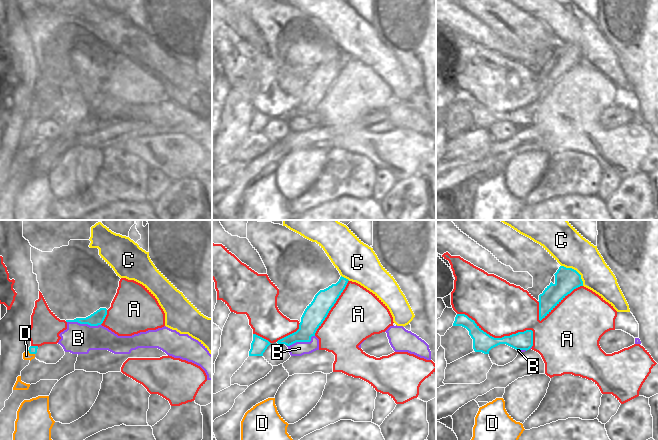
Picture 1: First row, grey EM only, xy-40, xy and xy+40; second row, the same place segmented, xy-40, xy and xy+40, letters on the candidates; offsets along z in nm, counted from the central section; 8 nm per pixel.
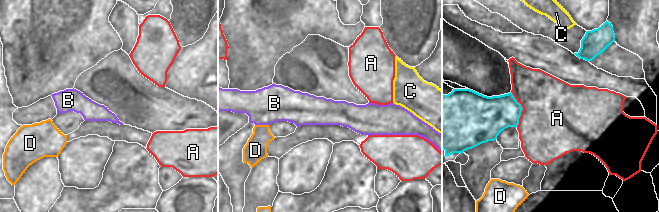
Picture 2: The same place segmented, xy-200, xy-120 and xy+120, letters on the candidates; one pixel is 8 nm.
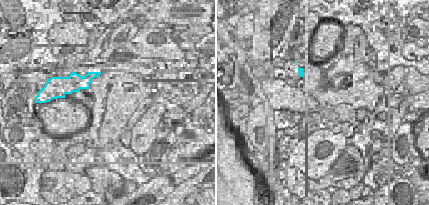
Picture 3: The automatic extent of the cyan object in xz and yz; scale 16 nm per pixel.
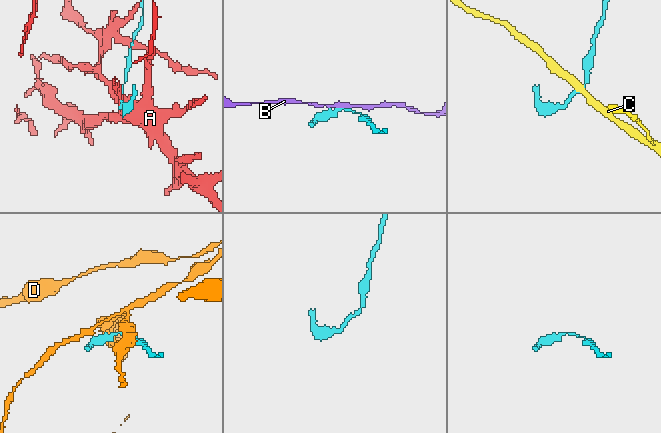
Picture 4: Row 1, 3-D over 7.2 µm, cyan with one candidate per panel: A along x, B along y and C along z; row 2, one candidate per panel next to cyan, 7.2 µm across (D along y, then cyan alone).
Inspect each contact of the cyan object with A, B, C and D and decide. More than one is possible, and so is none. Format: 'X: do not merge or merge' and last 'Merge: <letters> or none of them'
A: do not merge
B: do not merge
C: do not merge
D: do not merge
Merge: none of them

